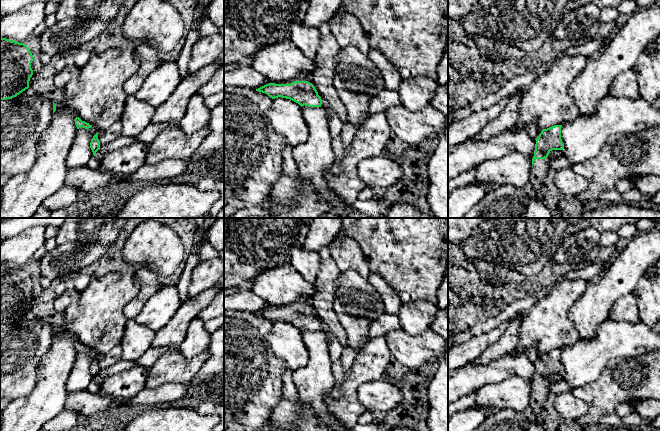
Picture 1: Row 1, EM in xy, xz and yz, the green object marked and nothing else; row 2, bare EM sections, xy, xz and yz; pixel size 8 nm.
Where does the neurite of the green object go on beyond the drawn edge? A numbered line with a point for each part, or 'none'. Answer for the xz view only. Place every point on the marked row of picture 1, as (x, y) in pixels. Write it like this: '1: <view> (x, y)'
none

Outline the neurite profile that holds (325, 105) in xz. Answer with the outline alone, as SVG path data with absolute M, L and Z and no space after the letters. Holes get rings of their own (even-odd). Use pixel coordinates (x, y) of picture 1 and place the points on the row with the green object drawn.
M322 100L321 107L325 110L328 120L330 118L333 118L335 121L337 121L336 120L336 114L333 112L333 110L331 109L331 106L328 102Z

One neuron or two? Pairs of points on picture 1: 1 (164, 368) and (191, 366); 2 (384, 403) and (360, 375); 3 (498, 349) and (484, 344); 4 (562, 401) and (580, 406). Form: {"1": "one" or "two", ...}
{"1": "one", "2": "two", "3": "two", "4": "one"}

